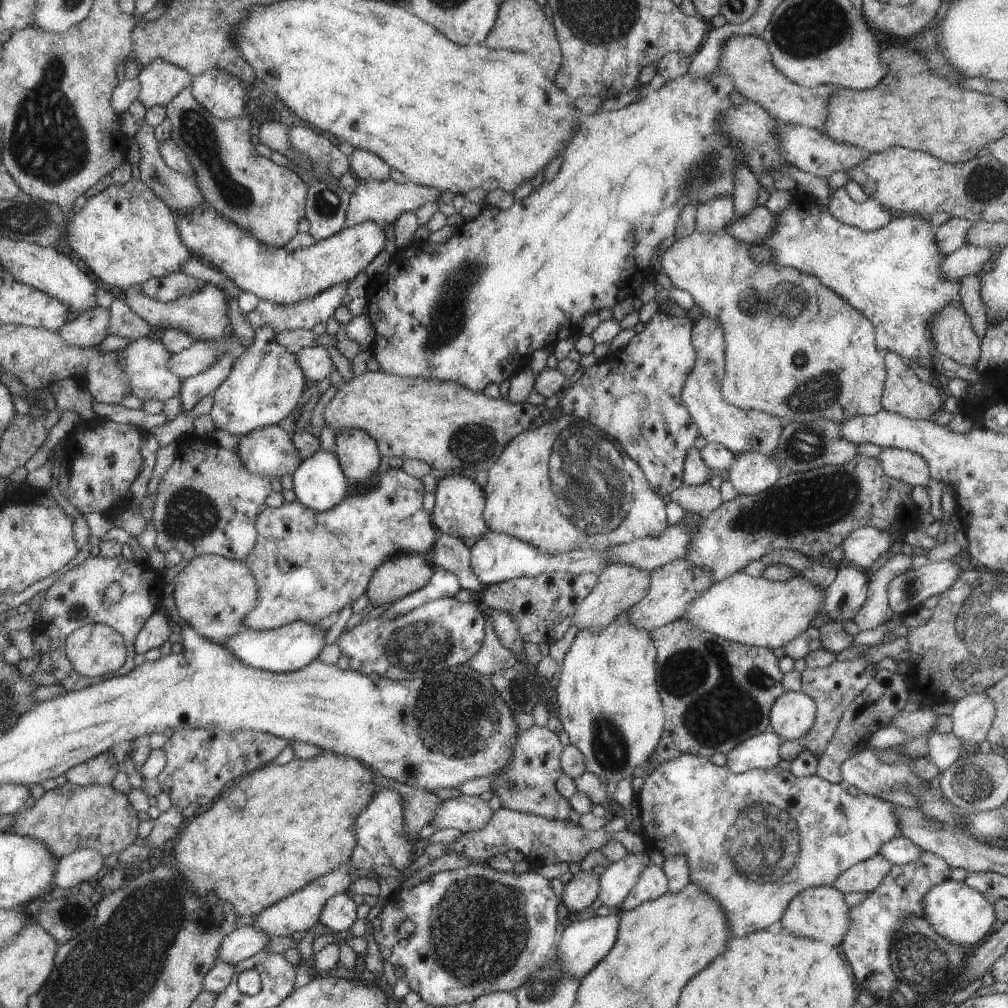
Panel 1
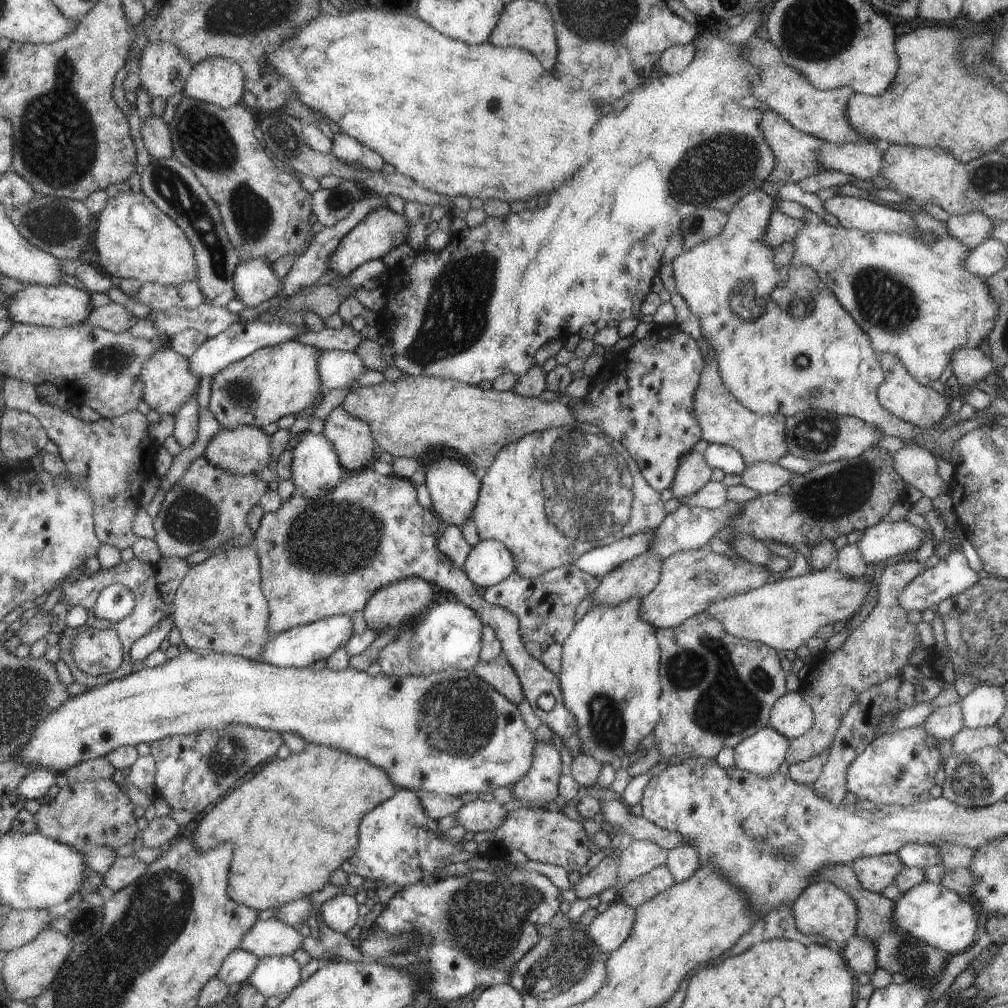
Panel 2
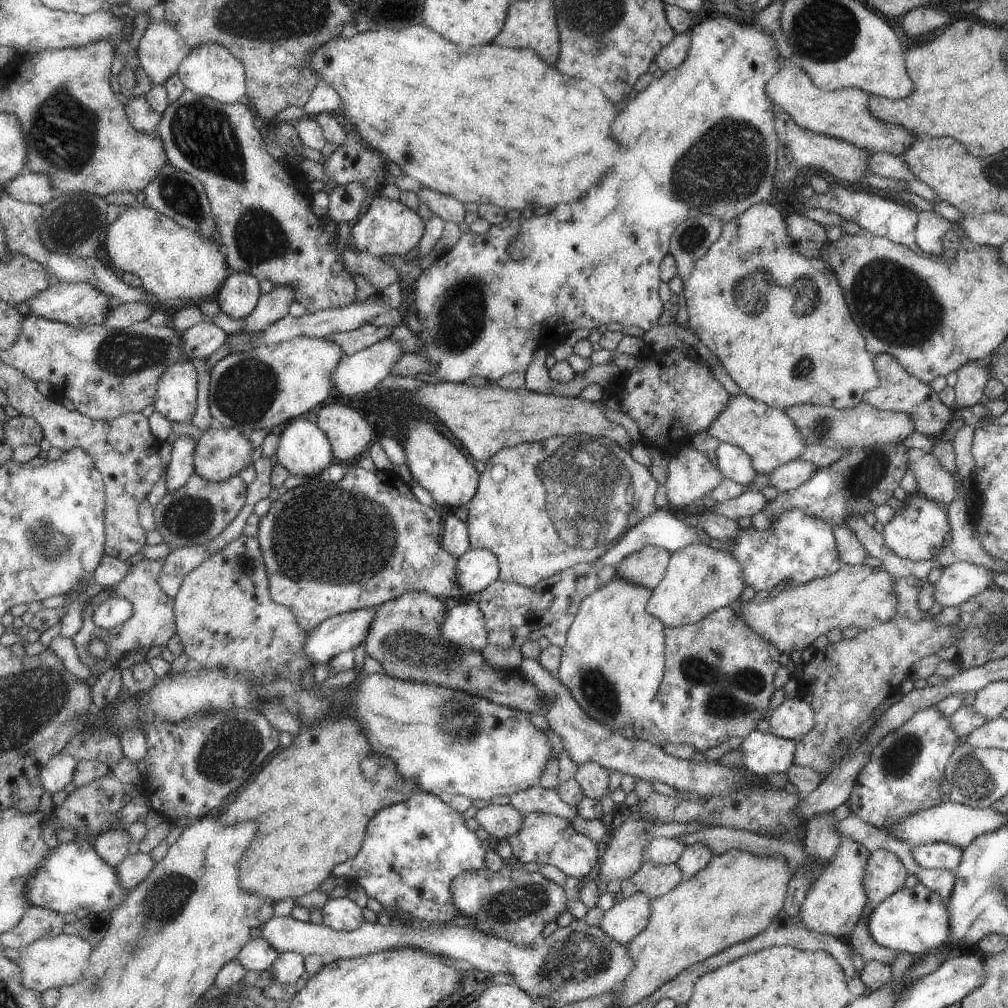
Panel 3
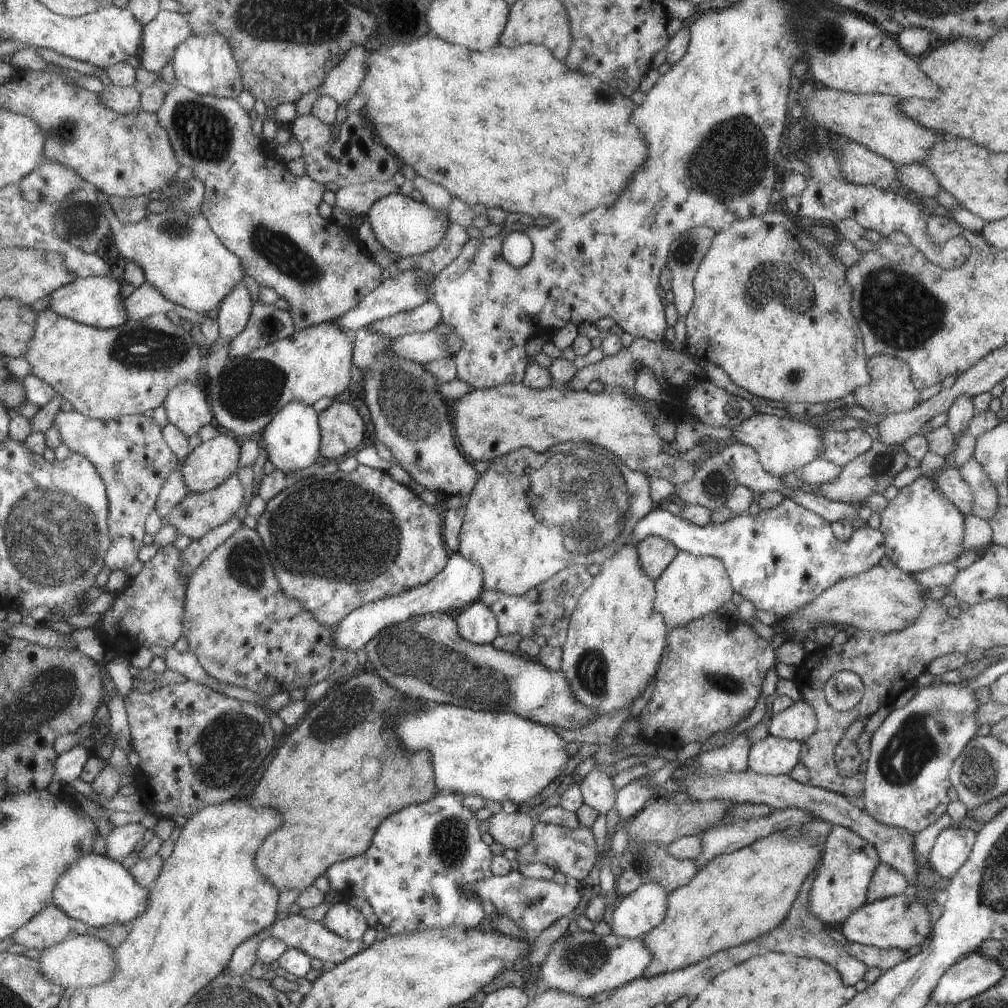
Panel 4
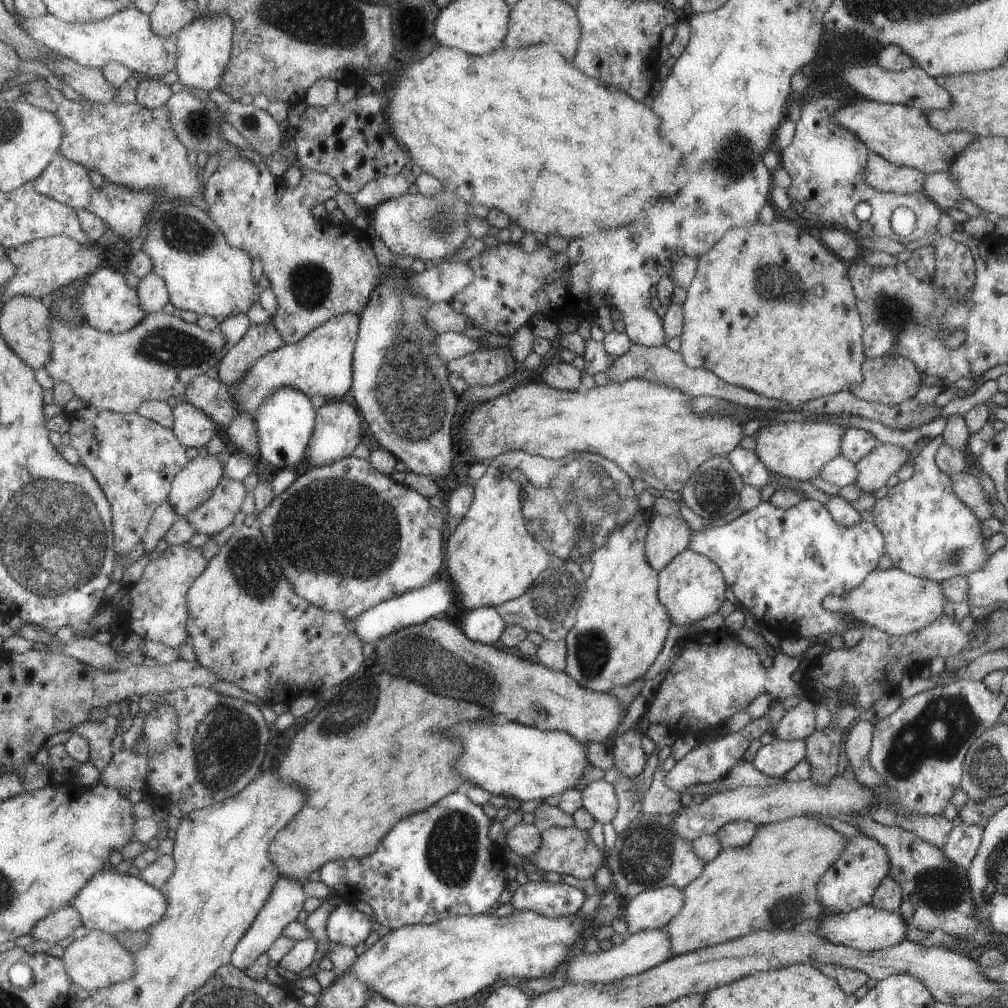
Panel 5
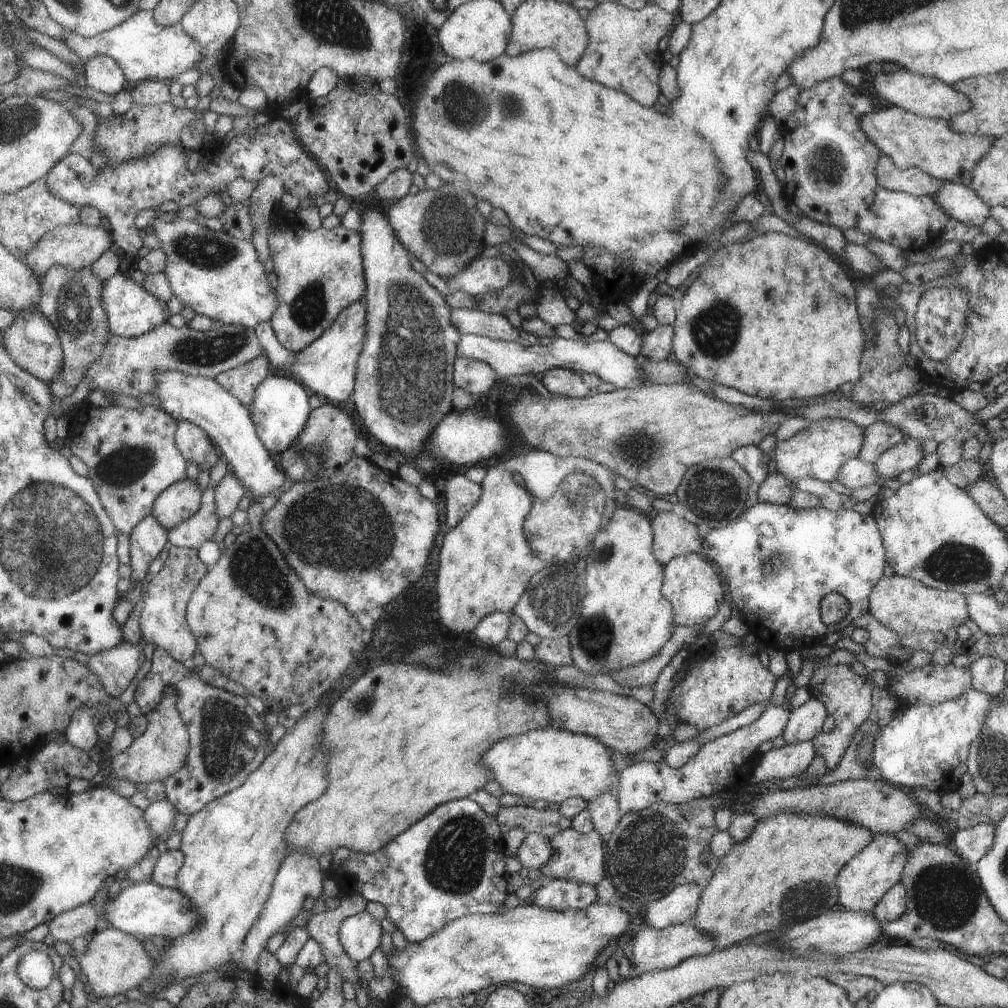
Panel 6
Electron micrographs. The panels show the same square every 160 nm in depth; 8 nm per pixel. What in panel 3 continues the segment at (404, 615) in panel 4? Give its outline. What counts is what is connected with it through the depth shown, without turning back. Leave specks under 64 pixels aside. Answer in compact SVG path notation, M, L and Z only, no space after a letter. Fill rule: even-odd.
M471 549L457 558L456 582L460 588L461 600L470 594L482 592L498 578L498 559L487 549ZM363 607L329 617L308 632L302 653L315 665L326 663L343 651L353 650L365 640L374 620L375 608Z

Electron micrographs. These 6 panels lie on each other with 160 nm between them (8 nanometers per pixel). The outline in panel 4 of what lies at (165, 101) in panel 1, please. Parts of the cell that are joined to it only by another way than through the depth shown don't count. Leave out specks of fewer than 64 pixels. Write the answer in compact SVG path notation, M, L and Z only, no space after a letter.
M161 9L151 22L144 25L139 54L142 66L159 75L174 60L178 46L193 34L194 28L183 14Z

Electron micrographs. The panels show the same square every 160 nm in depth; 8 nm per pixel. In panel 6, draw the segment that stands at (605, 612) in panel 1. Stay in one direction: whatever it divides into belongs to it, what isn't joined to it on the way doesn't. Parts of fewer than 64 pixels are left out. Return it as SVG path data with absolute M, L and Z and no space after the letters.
M657 511L651 522L654 528L653 554L659 564L665 565L671 558L689 552L700 553L702 542L691 522L672 511Z

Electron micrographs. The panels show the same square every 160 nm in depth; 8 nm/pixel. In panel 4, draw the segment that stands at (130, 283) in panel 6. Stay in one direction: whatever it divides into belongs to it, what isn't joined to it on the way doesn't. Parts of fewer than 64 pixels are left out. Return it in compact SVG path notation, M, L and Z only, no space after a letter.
M112 273L107 276L79 277L72 283L58 288L51 296L49 309L81 324L114 329L131 319L126 307L127 298L123 298L121 294L121 281L117 280Z

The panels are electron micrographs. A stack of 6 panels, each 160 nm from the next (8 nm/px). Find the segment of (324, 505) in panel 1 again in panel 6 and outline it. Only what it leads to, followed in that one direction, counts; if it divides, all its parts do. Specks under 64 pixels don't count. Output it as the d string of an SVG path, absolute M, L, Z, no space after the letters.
M267 376L259 386L255 400L249 404L258 436L270 455L278 456L287 450L303 430L310 415L309 392L295 379L286 376Z

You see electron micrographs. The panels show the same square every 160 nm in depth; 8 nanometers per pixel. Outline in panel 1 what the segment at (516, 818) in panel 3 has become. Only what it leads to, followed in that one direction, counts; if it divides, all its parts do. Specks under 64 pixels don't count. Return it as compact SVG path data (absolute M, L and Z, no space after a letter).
M460 795L440 802L429 824L437 829L455 828L462 833L482 829L492 817L487 801L469 795Z

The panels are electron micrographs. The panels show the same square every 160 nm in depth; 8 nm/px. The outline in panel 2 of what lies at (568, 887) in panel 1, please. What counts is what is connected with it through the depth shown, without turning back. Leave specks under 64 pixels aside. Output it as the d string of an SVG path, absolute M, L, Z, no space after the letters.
M608 851L595 867L582 872L579 881L573 887L576 898L589 898L614 886L618 881L618 868L618 858L610 857Z

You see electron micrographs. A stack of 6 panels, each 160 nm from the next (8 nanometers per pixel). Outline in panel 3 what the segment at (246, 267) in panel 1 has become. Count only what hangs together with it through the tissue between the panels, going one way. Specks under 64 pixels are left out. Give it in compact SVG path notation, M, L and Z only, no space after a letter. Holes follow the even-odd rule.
M375 194L365 214L357 220L346 239L347 245L372 257L403 256L417 246L424 231L424 220L416 210L410 209L398 200ZM235 272L213 299L226 317L245 320L257 308L262 296L261 280L254 274Z

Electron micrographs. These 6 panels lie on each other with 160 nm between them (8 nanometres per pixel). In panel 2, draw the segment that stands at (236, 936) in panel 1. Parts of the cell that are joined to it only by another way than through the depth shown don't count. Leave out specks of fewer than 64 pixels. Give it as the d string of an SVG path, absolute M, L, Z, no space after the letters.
M271 917L265 921L257 921L253 929L242 938L242 944L239 949L245 949L258 957L268 956L285 956L291 955L294 950L301 948L303 937L297 927L286 925L275 917Z

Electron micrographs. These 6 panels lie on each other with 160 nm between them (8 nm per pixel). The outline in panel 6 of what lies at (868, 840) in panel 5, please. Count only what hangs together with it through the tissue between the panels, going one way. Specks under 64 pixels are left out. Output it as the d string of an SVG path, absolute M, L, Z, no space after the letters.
M889 833L877 834L873 840L859 850L854 858L835 874L837 888L836 906L852 912L869 912L879 903L879 898L899 882L907 865L907 847Z

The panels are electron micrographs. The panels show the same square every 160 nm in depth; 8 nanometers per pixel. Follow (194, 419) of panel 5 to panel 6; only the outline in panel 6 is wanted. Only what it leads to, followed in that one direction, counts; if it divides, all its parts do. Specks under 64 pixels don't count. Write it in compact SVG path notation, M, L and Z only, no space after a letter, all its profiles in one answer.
M178 422L176 443L185 458L201 468L215 466L221 451L219 444L201 426L193 422Z

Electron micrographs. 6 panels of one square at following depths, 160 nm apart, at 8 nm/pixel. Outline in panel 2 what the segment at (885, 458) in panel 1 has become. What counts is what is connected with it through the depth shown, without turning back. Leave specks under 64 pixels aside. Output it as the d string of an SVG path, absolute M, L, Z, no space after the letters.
M907 445L893 453L895 471L907 484L914 485L931 500L939 494L949 495L950 486L943 486L937 474L937 460L923 446Z

